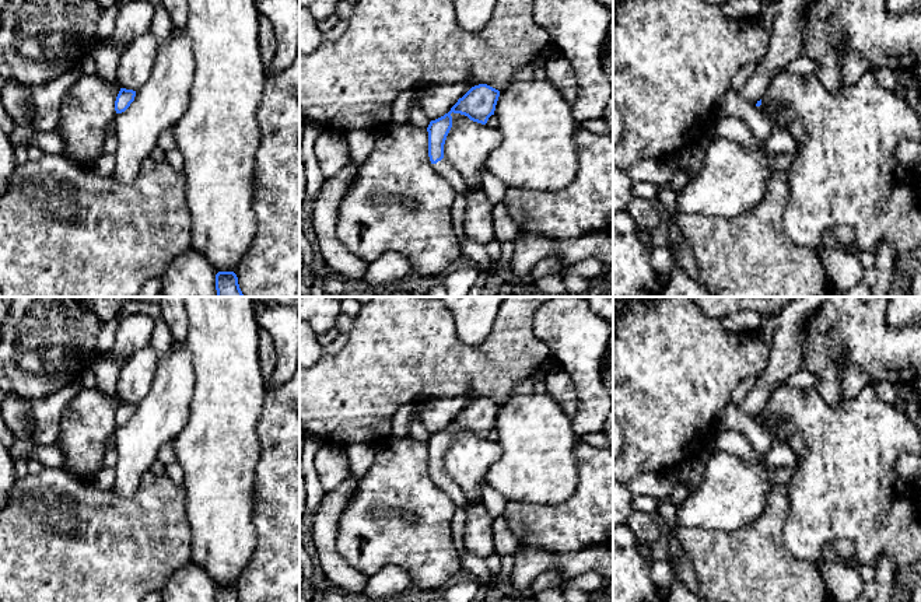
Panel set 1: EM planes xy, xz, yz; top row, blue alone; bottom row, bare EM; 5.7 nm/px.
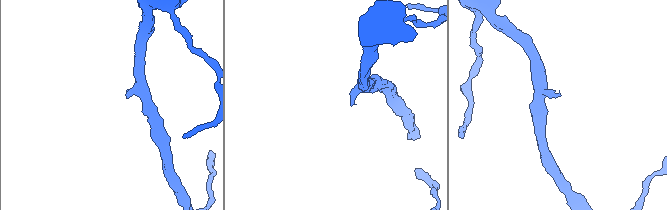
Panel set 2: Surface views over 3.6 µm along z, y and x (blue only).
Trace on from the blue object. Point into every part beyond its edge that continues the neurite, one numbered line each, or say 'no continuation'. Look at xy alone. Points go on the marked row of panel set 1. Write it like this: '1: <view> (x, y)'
no continuation

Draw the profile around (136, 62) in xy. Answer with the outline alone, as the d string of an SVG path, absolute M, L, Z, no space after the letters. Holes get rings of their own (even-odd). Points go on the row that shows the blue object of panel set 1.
M151 32L132 39L118 64L118 84L120 88L137 91L151 74L158 43Z

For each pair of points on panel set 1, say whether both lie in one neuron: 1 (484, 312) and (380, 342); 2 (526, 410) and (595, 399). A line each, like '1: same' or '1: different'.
1: different
2: different

